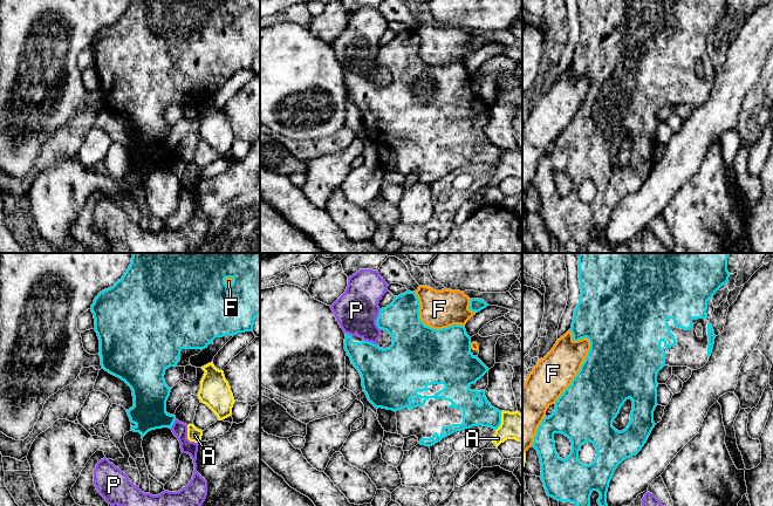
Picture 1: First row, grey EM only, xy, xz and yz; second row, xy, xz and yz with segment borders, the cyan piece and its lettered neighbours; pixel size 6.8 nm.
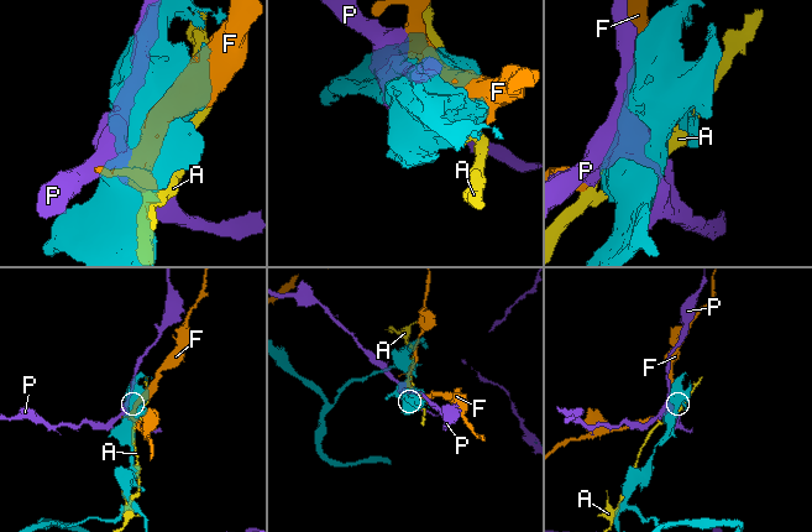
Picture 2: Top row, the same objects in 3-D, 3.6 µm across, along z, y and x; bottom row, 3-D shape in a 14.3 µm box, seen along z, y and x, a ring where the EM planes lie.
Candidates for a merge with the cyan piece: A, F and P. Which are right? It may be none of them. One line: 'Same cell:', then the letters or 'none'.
Same cell: none

